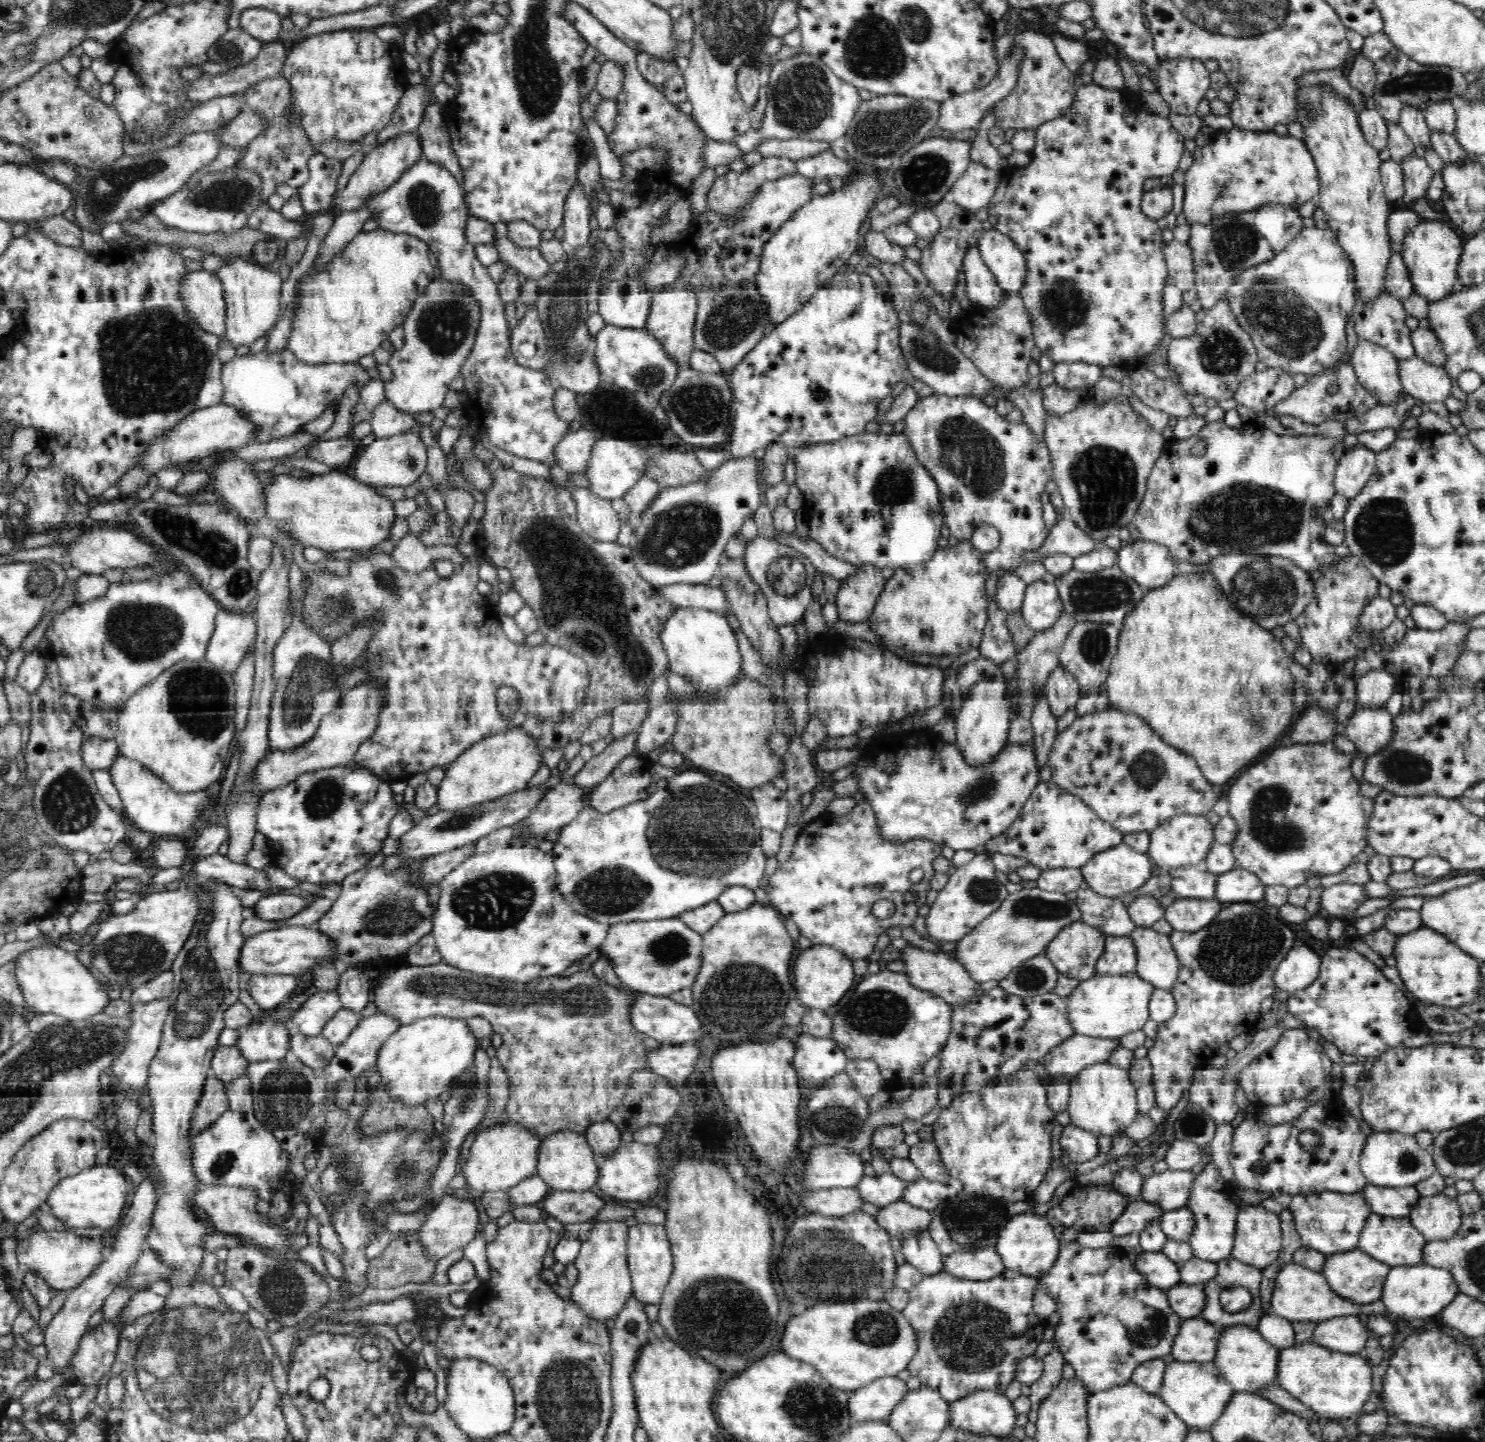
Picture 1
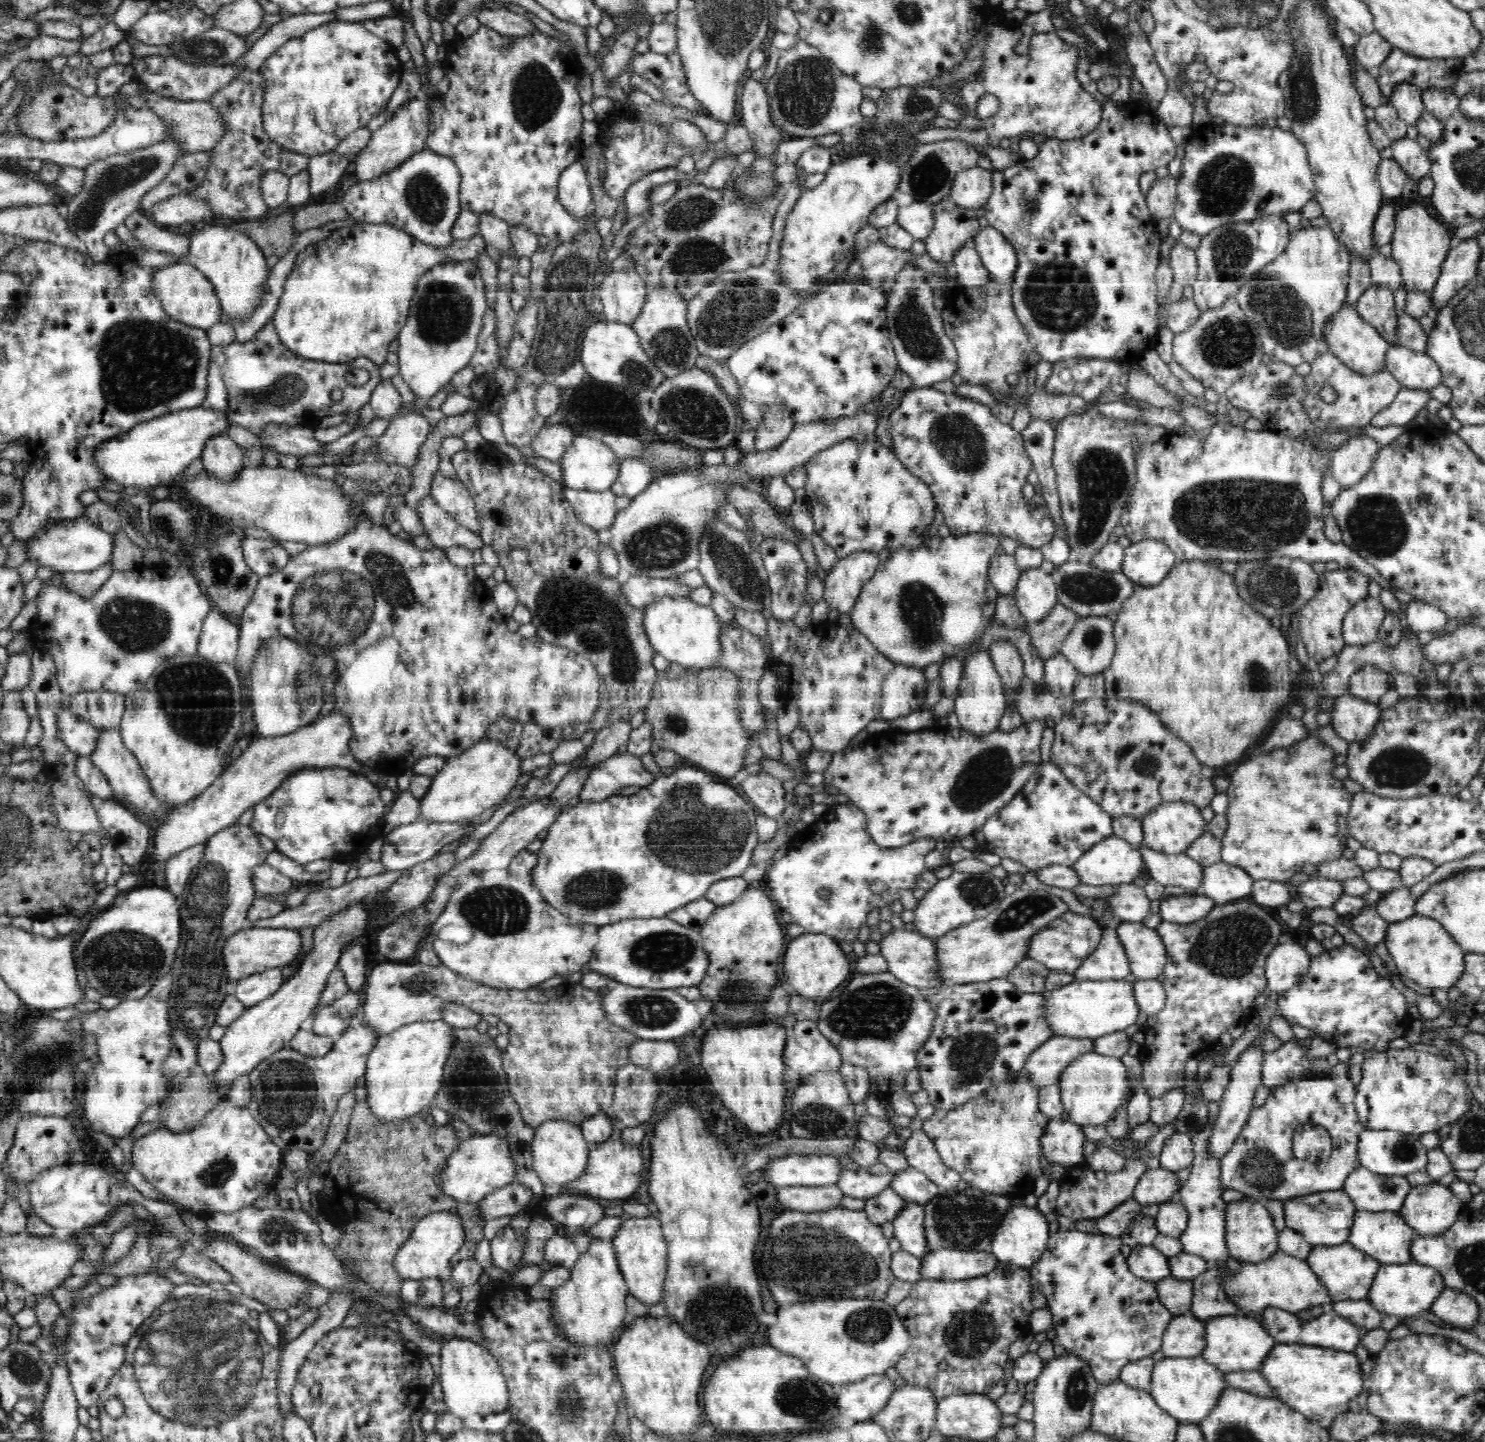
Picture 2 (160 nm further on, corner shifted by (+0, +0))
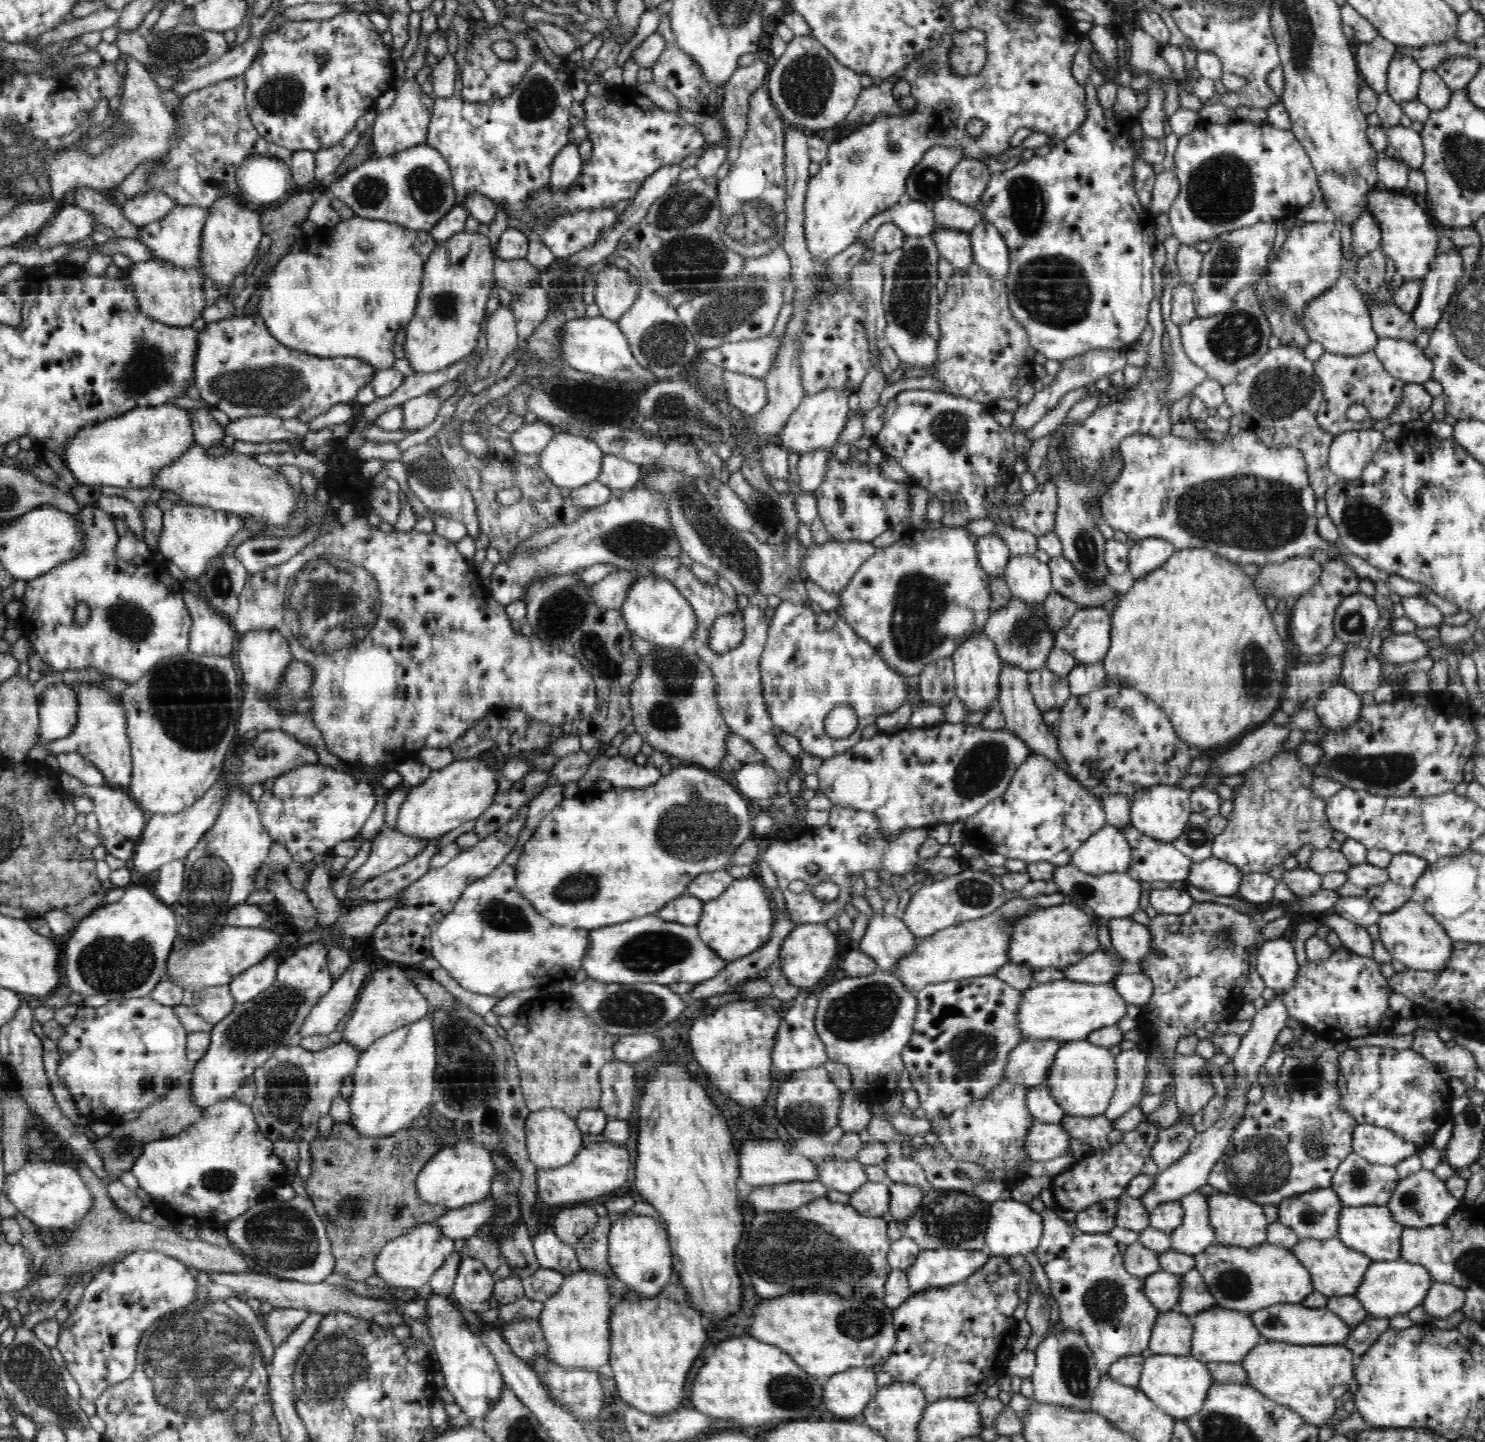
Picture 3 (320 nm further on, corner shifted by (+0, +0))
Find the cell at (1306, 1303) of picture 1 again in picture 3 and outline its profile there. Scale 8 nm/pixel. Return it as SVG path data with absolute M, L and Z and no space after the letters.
M1267 1242L1248 1250L1214 1244L1193 1258L1216 1304L1228 1310L1252 1314L1273 1304L1302 1304L1314 1292L1311 1274L1298 1258L1288 1249Z

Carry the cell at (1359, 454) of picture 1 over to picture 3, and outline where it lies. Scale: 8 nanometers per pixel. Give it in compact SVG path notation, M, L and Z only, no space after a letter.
M1346 431L1335 435L1328 455L1328 467L1342 480L1358 479L1385 441L1381 431Z

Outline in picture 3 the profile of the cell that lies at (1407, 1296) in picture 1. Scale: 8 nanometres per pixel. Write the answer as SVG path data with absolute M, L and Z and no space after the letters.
M1403 1259L1372 1261L1363 1276L1362 1286L1354 1295L1369 1316L1390 1319L1398 1315L1406 1315L1415 1306L1420 1306L1432 1282L1431 1273L1420 1264L1411 1264Z

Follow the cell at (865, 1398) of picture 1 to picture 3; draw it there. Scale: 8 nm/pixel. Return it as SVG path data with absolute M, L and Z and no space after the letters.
M872 1368L846 1370L823 1380L823 1401L836 1416L862 1414L867 1404L878 1394L876 1372Z

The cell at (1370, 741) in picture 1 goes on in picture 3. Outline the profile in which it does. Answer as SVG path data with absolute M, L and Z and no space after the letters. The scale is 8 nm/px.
M1341 683L1328 687L1317 700L1314 712L1328 729L1342 732L1360 718L1361 695Z

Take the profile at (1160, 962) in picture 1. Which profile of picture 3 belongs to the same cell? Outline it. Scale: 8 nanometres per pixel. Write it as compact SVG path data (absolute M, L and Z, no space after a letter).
M1132 918L1109 919L1107 925L1113 948L1126 962L1137 962L1140 966L1154 952L1151 931L1146 925Z

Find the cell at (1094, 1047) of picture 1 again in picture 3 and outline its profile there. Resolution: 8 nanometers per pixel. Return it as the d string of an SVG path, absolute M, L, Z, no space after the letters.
M1024 1039L1008 1054L1003 1080L1035 1087L1044 1084L1063 1041Z

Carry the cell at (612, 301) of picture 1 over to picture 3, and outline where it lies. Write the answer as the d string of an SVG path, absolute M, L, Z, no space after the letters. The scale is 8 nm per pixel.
M615 265L595 276L594 299L602 316L617 321L635 306L642 287L634 277Z

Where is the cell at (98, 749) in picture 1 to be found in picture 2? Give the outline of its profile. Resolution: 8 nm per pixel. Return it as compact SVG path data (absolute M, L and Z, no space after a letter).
M63 692L62 694L64 712L61 715L61 738L66 742L68 749L76 753L78 756L91 758L100 732L98 729L85 722L82 718L75 716L70 711L71 698L70 694Z

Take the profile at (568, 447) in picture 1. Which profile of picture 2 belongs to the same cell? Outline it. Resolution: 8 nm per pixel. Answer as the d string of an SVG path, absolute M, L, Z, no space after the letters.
M556 423L548 425L536 436L536 440L530 444L535 453L546 460L554 462L562 460L568 448L574 444L576 436L570 427L566 424Z

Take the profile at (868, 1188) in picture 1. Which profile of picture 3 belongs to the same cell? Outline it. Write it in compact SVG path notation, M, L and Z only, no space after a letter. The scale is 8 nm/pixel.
M834 1156L819 1165L817 1175L822 1185L846 1194L858 1191L869 1182L863 1164L856 1160L842 1161Z

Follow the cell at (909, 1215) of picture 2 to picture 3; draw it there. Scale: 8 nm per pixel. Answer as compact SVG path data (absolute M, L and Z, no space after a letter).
M891 1182L889 1211L894 1221L901 1225L906 1220L912 1220L912 1214L916 1214L918 1206L924 1200L925 1192L916 1185L897 1184Z

